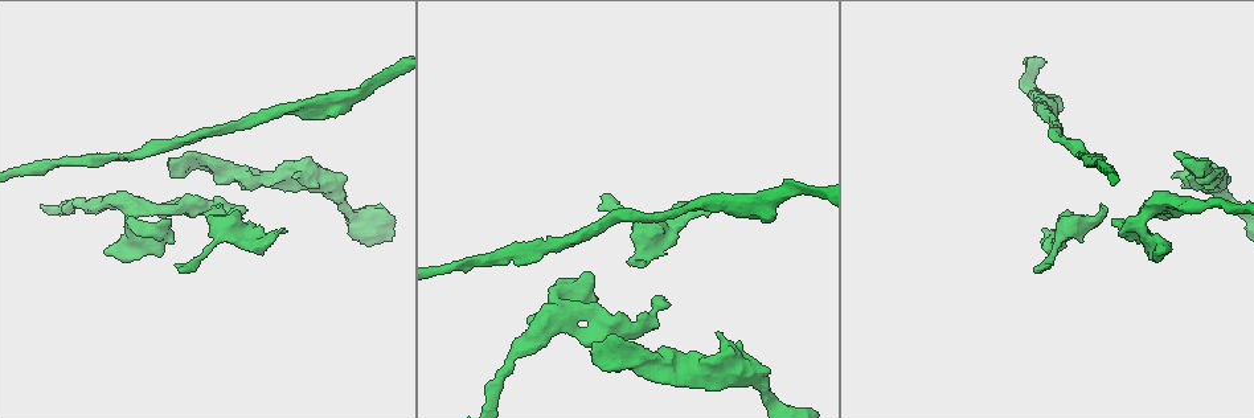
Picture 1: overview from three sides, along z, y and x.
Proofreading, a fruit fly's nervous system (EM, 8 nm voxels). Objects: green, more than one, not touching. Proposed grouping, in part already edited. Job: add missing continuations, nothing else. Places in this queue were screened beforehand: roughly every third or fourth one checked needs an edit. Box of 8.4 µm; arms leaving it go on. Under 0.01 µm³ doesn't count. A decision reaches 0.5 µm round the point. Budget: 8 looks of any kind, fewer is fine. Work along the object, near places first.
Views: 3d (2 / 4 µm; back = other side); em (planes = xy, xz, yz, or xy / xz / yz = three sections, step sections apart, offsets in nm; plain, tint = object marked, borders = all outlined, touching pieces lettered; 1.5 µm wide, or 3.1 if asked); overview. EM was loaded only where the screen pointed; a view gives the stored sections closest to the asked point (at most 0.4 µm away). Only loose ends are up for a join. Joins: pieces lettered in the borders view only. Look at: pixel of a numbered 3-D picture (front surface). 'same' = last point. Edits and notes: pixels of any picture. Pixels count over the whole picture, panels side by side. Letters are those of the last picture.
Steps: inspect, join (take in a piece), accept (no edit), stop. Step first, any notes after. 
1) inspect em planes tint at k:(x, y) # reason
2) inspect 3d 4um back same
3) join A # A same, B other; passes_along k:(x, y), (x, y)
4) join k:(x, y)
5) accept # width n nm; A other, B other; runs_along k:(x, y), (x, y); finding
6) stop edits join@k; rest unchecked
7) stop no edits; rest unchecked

inspect em planes tint at 1:(1052, 230) # an open end

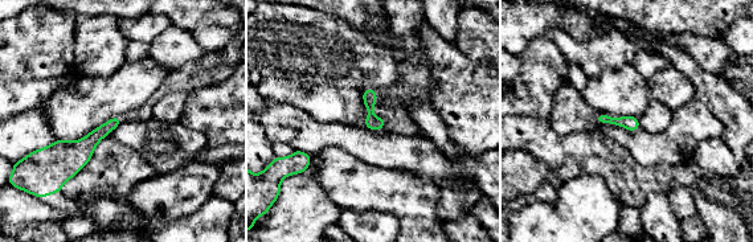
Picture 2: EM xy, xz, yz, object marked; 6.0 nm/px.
inspect em planes borders same # see the neighbours

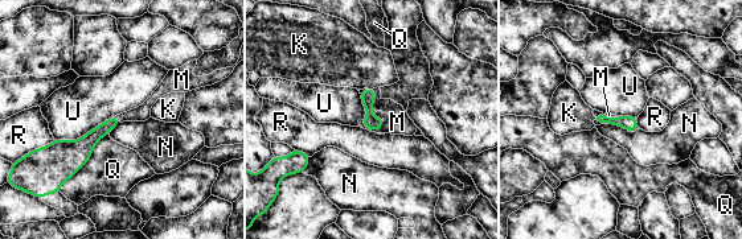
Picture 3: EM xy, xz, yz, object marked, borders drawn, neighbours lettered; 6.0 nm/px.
join M # K other, M same, N other, Q other, R other, U other; passes_along 3:(368, 97), (370, 111), (397, 122); it goes on there

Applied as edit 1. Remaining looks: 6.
inspect overview

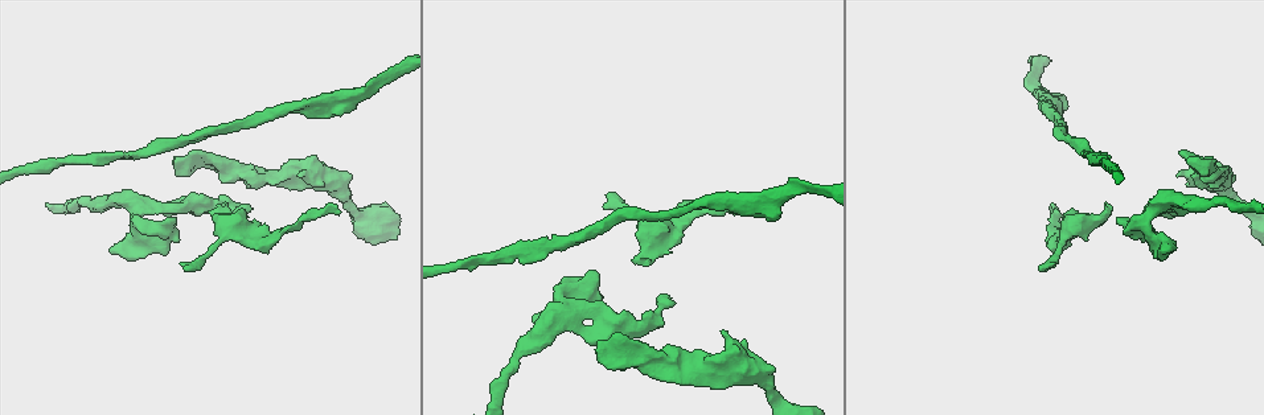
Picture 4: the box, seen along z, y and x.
inspect em yz step 4 borders at 4:(745, 339) # branch stops here

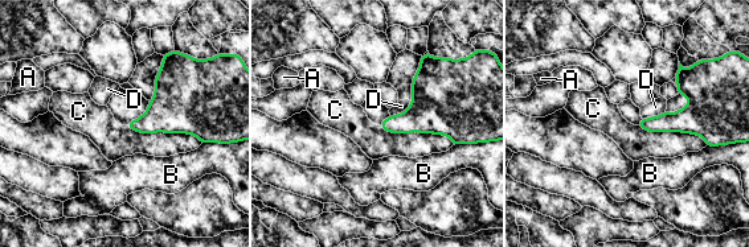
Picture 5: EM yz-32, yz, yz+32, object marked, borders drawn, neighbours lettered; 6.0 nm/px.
accept # A other, B other, C other, D other; border 5:(125, 126), (189, 132), (201, 143); no lettered piece goes on from it

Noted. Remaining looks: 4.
stop edits join@3; rest unchecked

